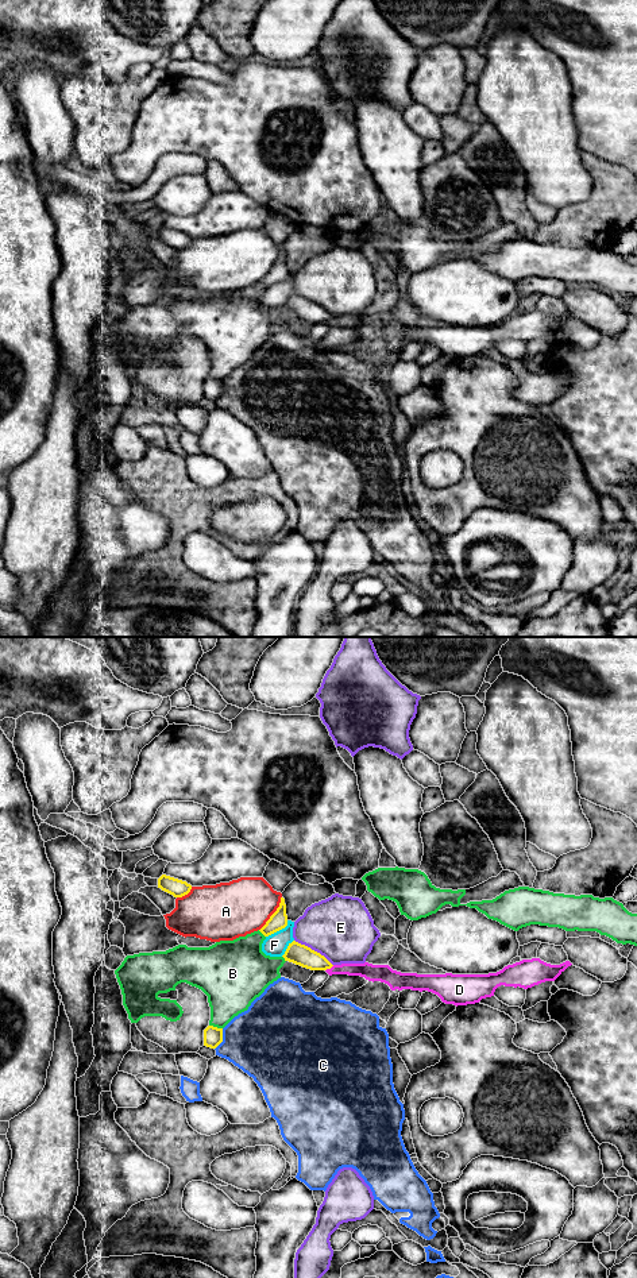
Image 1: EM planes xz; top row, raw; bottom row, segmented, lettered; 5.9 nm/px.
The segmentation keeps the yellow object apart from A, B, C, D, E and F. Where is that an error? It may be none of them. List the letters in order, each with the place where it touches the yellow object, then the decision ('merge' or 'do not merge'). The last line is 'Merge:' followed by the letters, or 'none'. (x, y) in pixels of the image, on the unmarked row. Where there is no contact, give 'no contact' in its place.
A: xz (273, 266) | do not merge
B: xz (216, 379) | do not merge
C: xz (222, 392) | do not merge
D: xz (329, 320) | do not merge
E: xz (313, 302) | do not merge
F: xz (278, 282) | do not merge
Merge: none

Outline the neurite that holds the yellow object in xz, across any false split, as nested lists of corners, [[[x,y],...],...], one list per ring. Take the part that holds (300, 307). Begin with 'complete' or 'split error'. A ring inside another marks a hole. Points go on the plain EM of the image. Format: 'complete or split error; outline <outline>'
complete; outline [[[296,293],[289,296],[282,309],[285,313],[293,314],[310,323],[327,323],[333,318],[324,308]]]

